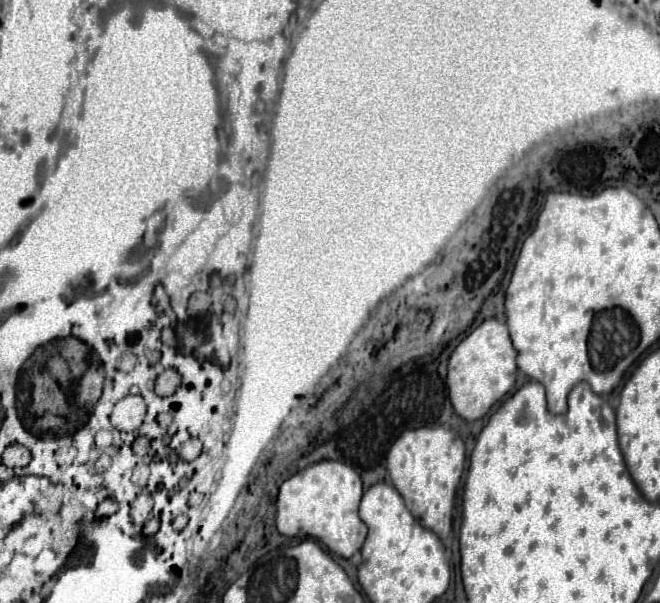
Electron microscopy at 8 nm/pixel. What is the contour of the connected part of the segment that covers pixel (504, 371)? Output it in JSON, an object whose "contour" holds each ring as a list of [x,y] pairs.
{"contour":[[[499,319],[483,321],[475,331],[471,331],[453,351],[449,359],[449,399],[457,415],[465,421],[477,421],[485,417],[491,407],[501,401],[517,381],[517,365],[515,365],[515,349],[507,331],[507,325]]]}

